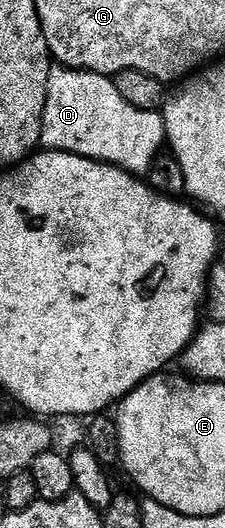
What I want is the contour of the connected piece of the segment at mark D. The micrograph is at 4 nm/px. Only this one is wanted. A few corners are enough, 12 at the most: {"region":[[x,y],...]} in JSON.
{"region":[[52,66],[40,144],[146,176],[159,111]]}

